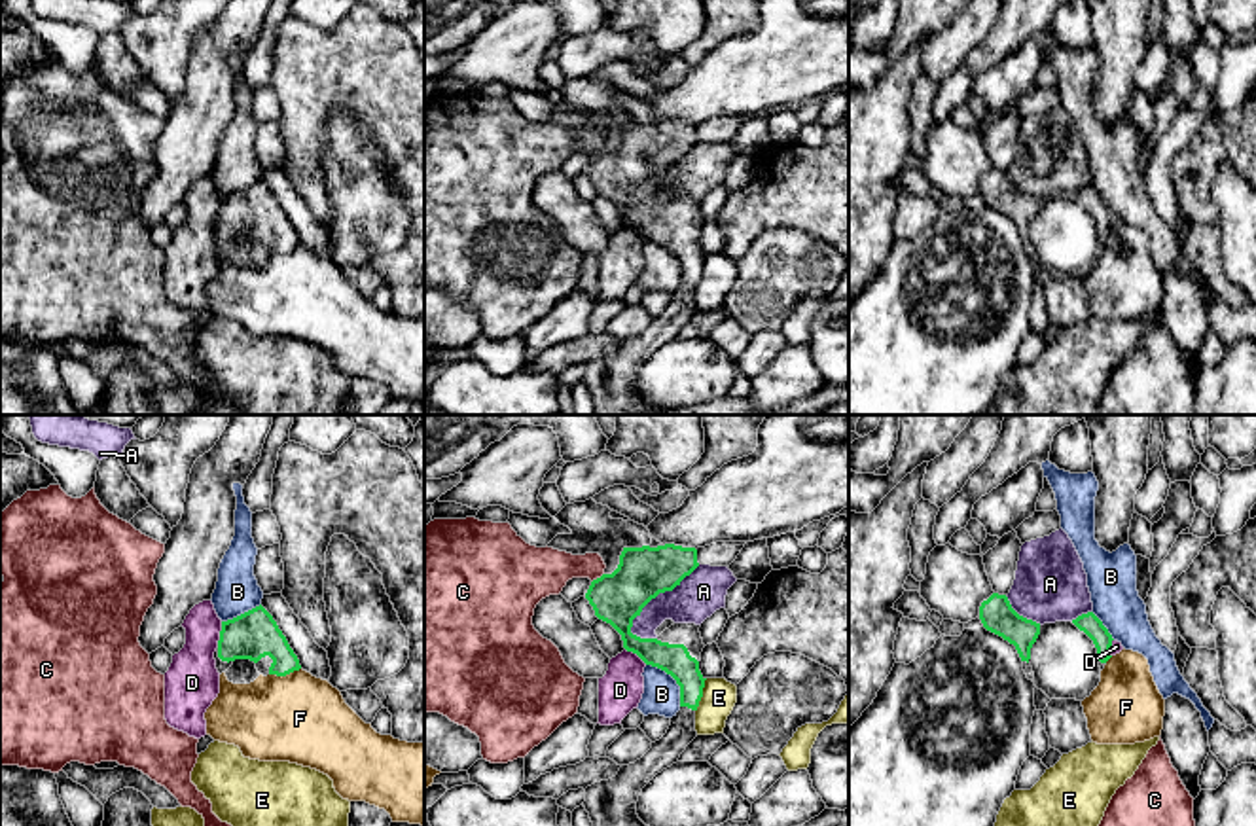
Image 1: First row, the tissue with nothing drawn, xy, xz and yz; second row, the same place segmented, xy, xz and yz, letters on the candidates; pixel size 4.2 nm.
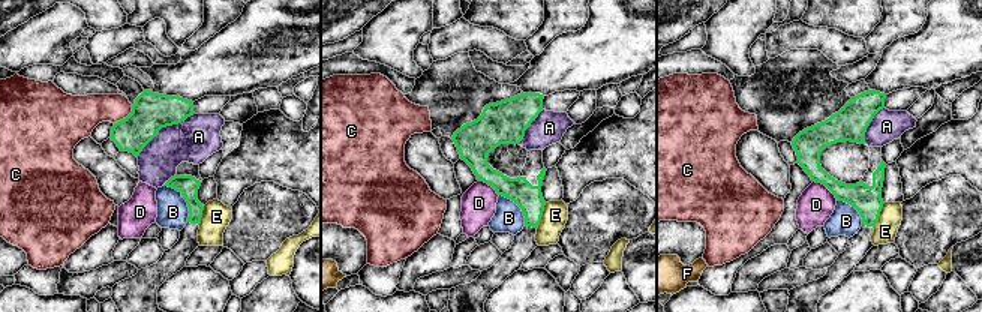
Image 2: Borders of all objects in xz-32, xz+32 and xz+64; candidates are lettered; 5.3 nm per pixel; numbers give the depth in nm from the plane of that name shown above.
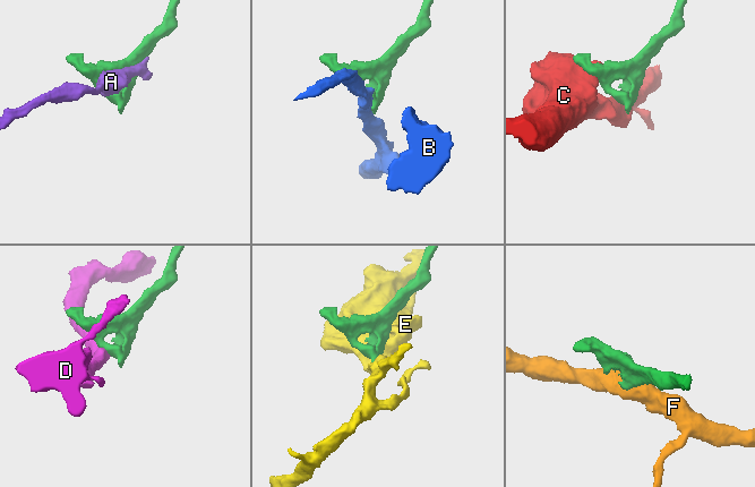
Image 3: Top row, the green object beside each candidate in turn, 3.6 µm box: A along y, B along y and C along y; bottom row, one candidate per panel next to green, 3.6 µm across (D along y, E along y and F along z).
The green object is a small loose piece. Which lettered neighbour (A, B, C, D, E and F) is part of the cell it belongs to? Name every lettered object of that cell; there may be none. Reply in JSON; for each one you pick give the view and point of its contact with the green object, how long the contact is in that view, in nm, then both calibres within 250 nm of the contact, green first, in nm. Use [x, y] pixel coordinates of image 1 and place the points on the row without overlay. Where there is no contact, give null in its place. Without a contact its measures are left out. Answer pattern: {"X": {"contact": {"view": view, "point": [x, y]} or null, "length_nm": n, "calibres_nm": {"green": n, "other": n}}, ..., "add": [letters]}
{"add": []}

